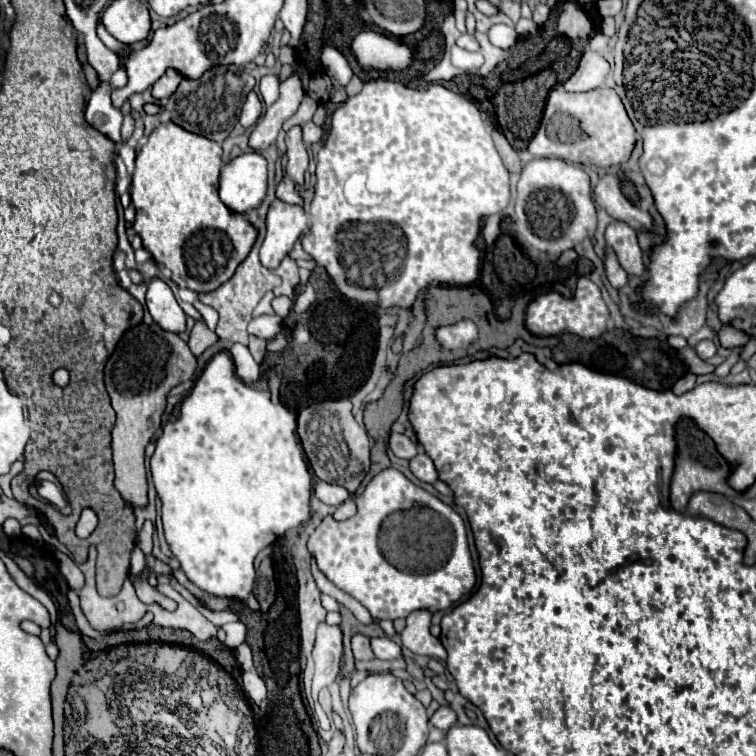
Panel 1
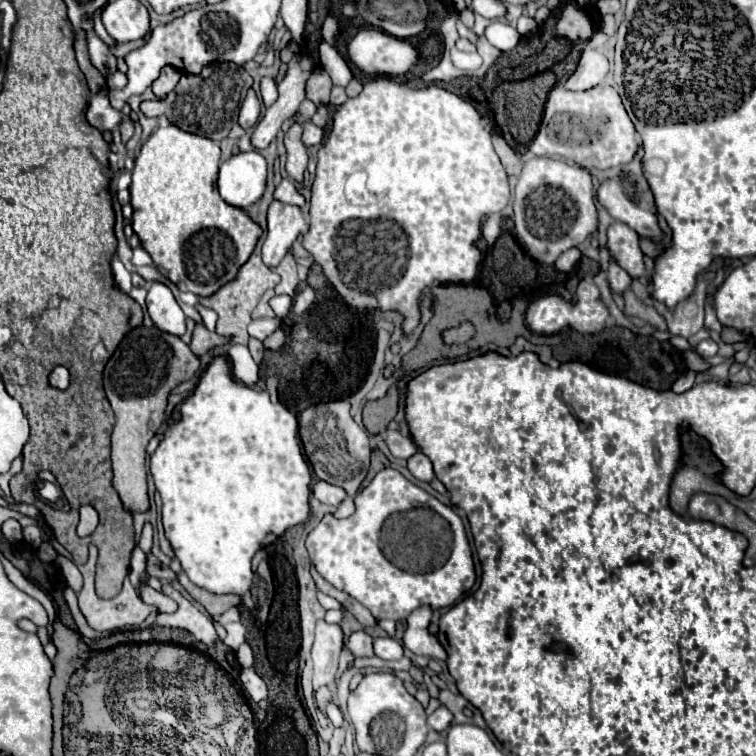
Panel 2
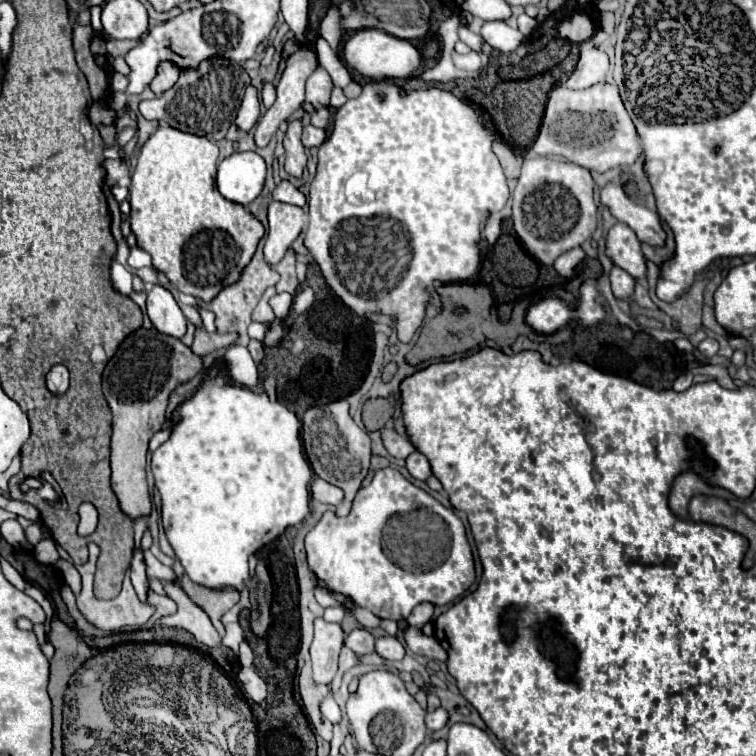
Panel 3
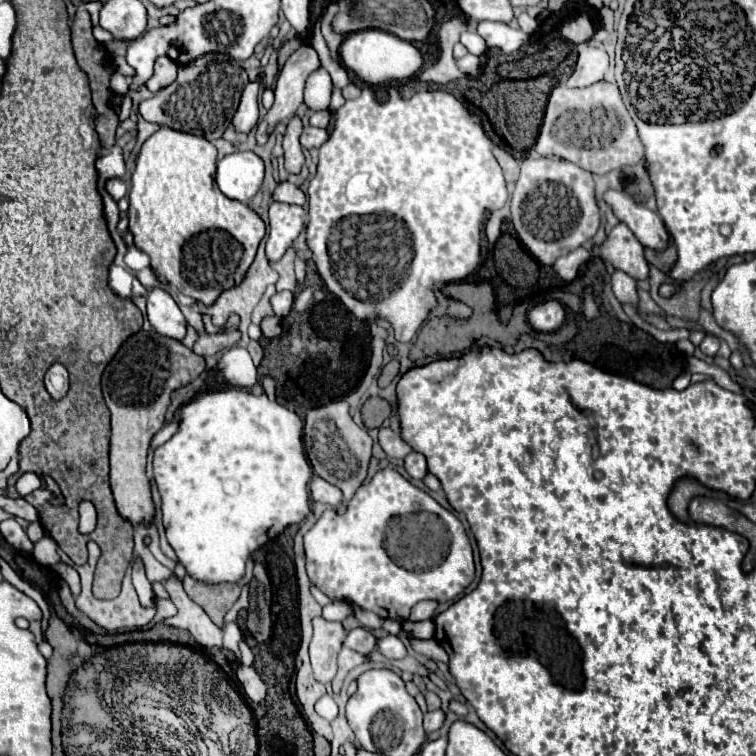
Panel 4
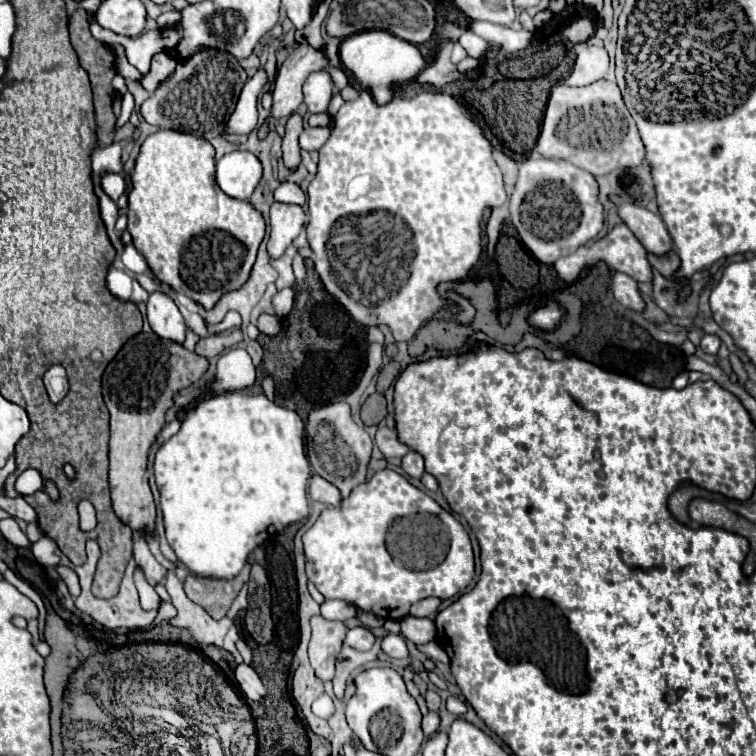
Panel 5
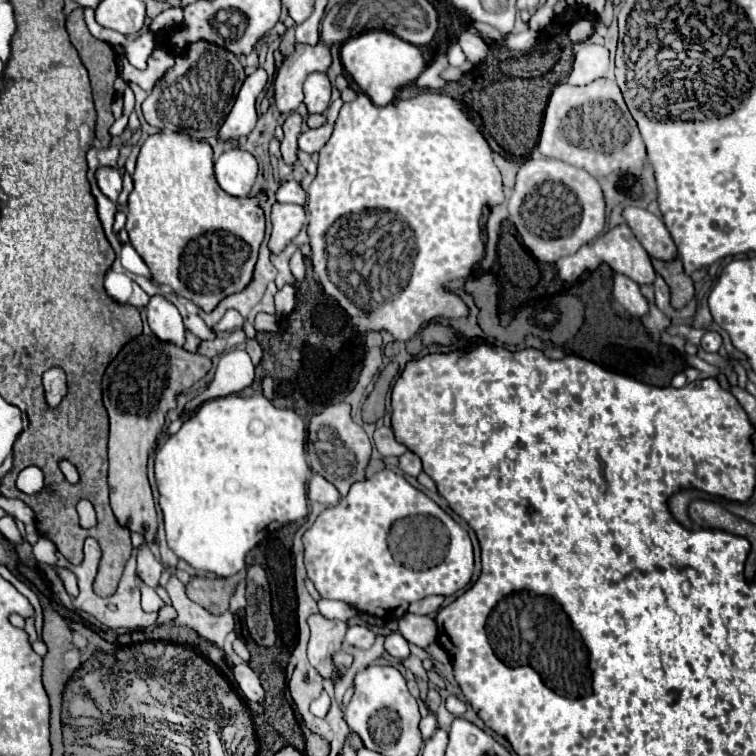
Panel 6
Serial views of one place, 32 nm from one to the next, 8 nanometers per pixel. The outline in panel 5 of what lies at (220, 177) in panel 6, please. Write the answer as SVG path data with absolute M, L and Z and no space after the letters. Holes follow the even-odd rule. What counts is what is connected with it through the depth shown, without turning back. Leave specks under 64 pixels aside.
M230 152L216 162L220 190L236 200L248 200L262 178L262 162L252 152Z

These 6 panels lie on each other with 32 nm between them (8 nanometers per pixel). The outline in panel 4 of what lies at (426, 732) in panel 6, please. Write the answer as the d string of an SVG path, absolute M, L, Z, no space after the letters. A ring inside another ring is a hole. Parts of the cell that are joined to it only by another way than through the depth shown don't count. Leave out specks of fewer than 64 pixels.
M444 710L426 712L426 716L424 716L424 728L426 728L426 732L430 734L430 732L436 732L436 730L440 730L440 728L442 728L442 724L444 724L444 718L446 718Z

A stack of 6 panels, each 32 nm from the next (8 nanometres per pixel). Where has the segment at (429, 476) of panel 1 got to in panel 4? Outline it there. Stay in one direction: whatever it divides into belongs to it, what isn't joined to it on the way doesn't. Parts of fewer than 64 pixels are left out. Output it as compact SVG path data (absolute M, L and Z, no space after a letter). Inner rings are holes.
M410 452L404 460L404 468L412 478L418 478L418 480L424 480L424 476L428 474L426 458L420 452Z

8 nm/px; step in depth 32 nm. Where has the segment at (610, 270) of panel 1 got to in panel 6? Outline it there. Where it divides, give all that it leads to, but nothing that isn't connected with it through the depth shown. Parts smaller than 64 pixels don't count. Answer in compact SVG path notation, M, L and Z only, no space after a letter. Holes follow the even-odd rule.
M624 274L614 276L614 288L612 288L614 298L634 316L644 316L648 312L648 302L640 292L640 286L630 280Z

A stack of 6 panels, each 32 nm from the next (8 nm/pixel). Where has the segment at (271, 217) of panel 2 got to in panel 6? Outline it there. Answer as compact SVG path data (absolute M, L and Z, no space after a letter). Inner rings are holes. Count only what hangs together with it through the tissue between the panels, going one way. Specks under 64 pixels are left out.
M280 204L272 206L272 234L268 248L272 254L280 254L302 230L306 222L306 210L298 204Z

